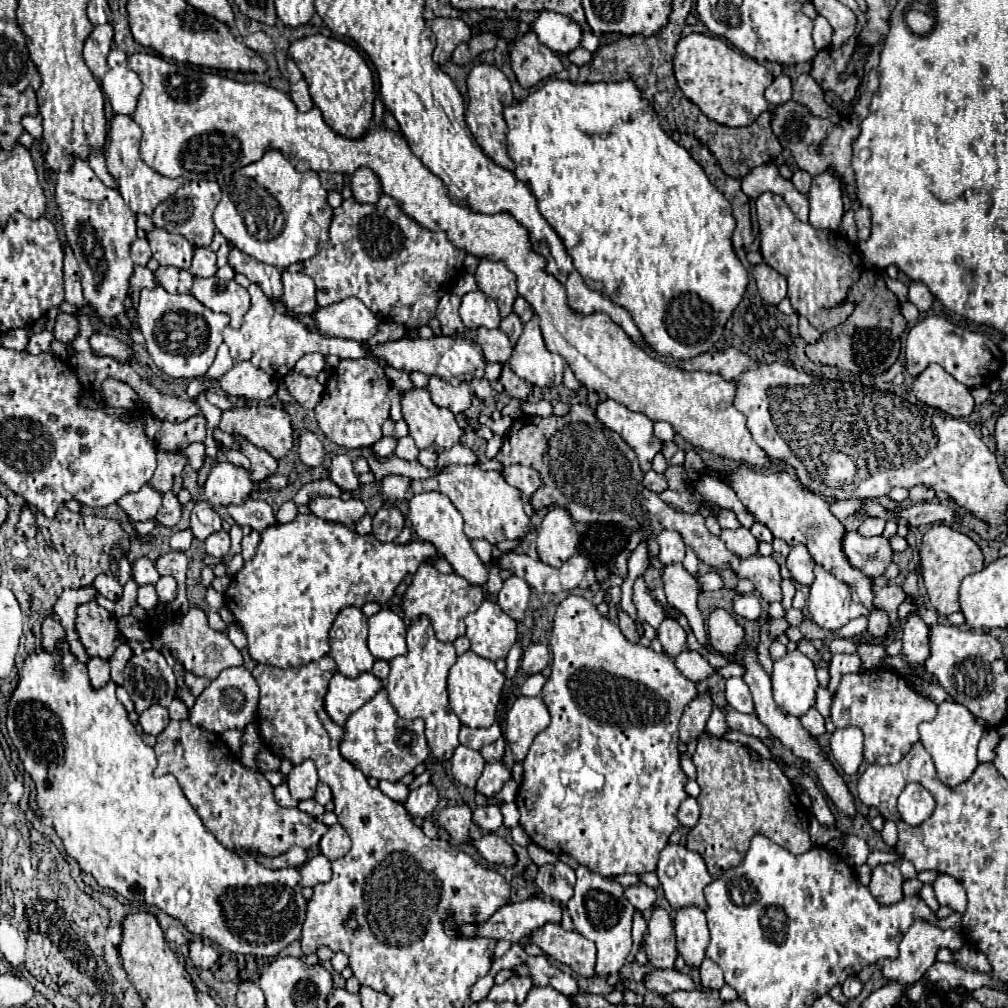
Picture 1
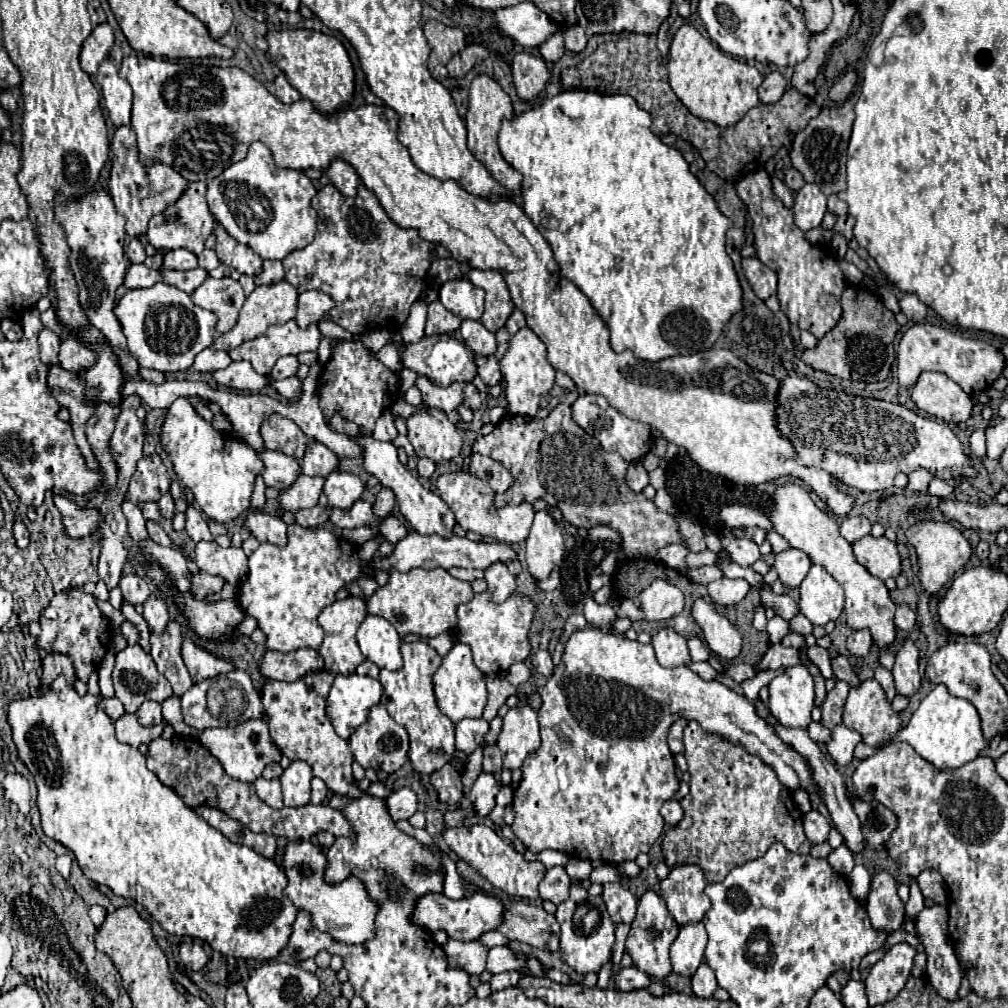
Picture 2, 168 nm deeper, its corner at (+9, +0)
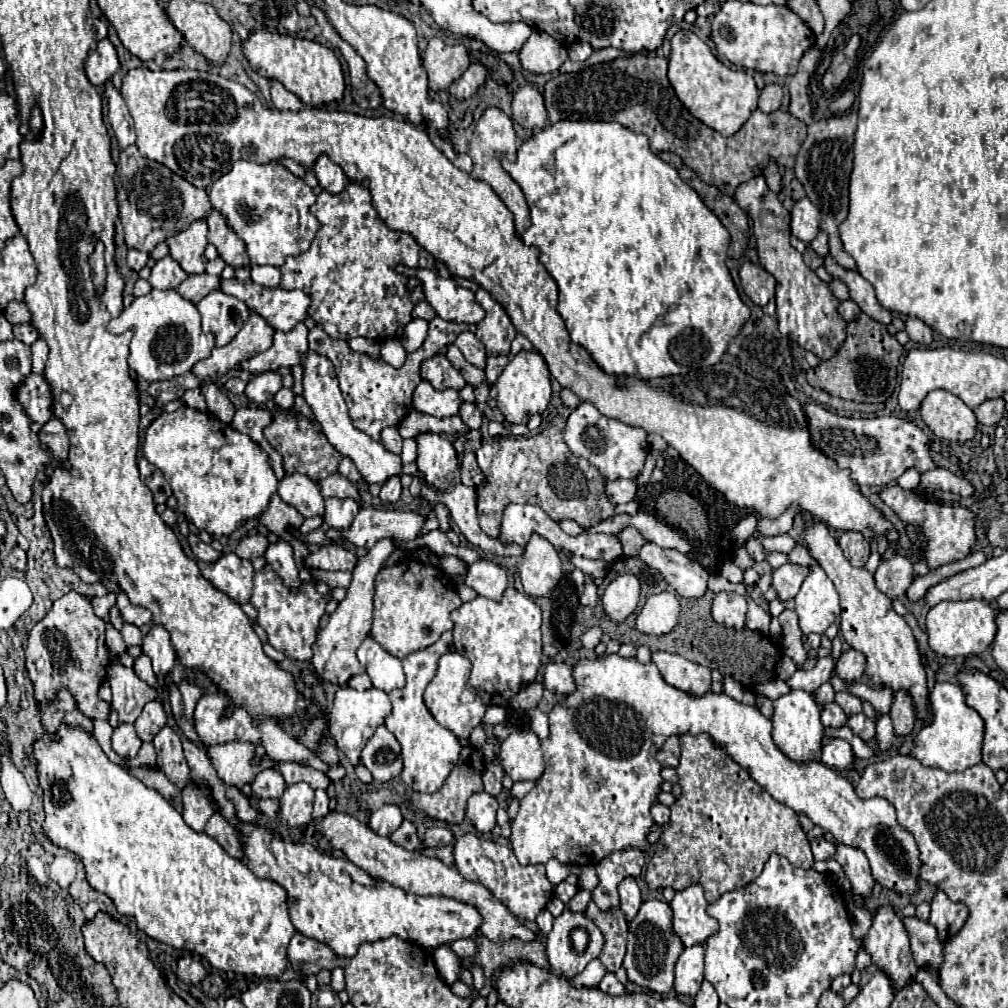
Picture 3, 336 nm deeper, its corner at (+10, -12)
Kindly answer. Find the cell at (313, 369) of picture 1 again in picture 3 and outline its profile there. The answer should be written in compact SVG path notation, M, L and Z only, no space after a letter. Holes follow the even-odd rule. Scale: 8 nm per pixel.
M264 372L256 376L252 382L248 382L244 394L248 396L248 400L256 404L264 404L272 400L280 388L282 388L282 376L276 372Z

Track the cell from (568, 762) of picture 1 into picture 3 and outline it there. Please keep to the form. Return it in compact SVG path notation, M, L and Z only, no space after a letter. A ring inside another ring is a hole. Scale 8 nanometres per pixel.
M612 654L612 656L606 656L604 660L600 658L594 658L594 660L580 660L576 666L574 666L574 680L576 680L576 692L566 696L560 704L554 706L554 710L550 712L550 736L546 740L542 740L542 754L544 754L544 762L546 762L546 770L544 774L540 776L540 780L536 780L536 786L522 798L520 802L520 810L512 822L512 836L510 836L510 842L512 842L512 850L518 858L520 864L546 864L550 858L556 858L560 864L576 864L576 866L594 866L598 864L602 858L610 856L612 852L618 852L618 850L624 850L624 848L642 848L646 850L648 848L648 842L646 842L646 834L650 830L650 826L654 824L652 816L650 816L650 806L654 802L658 802L658 792L660 792L660 784L664 782L662 776L660 776L660 764L656 762L656 752L662 748L664 740L672 734L710 734L714 738L716 744L722 744L726 748L726 752L742 766L750 772L750 776L770 794L774 796L778 802L790 806L794 812L800 812L800 814L806 814L816 826L824 828L826 832L830 832L836 840L836 844L848 844L848 846L854 846L854 848L860 848L870 866L872 866L872 874L874 874L874 880L888 888L888 890L894 890L898 894L914 894L914 890L918 888L918 874L920 874L920 852L918 852L918 846L914 842L914 838L910 836L910 832L906 832L906 828L902 828L896 820L896 810L894 806L884 800L884 798L870 798L870 800L860 800L854 792L854 786L850 780L846 780L842 774L836 774L836 770L828 768L826 764L822 762L808 762L808 764L800 764L800 762L794 762L790 760L786 754L782 754L778 750L778 746L774 744L772 740L772 722L760 714L760 710L756 706L746 706L746 704L740 704L736 700L732 700L730 696L726 694L706 694L702 698L696 698L696 696L690 696L678 688L672 688L670 684L664 682L664 678L660 676L658 668L650 662L650 664L640 664L636 658L622 658L618 654Z

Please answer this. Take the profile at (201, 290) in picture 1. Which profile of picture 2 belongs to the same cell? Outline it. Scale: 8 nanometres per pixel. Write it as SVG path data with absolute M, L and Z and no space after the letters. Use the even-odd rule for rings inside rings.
M207 276L205 282L195 292L191 292L191 300L199 308L215 312L219 316L217 330L225 334L237 324L241 306L245 302L245 294L241 284L233 278L215 280Z

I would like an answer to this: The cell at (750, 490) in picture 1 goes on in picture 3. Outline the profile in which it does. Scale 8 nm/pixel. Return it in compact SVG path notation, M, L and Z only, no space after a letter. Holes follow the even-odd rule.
M816 520L806 522L806 546L814 560L826 570L830 580L840 594L842 606L842 636L854 648L866 656L866 674L876 686L890 688L892 692L906 690L912 696L916 718L926 724L930 720L930 698L926 686L926 670L922 664L922 656L918 652L916 638L902 616L898 616L892 608L892 600L882 594L876 584L874 576L868 570L854 568L842 554L836 538L830 534L828 526Z

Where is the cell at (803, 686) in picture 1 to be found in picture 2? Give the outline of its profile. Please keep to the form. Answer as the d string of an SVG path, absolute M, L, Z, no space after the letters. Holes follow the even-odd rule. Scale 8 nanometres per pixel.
M805 664L791 666L769 684L769 710L789 728L807 728L815 702L813 678Z

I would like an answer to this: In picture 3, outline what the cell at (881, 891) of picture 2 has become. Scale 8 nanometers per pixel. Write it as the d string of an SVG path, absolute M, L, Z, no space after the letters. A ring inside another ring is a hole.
M882 906L878 910L878 914L874 916L874 924L868 930L868 934L864 936L864 948L872 956L872 964L880 972L886 972L886 976L890 976L890 980L894 980L894 992L898 992L906 984L914 982L918 966L914 964L914 958L912 958L912 952L910 952L908 934L906 934L902 920L894 914L894 910L890 906Z

